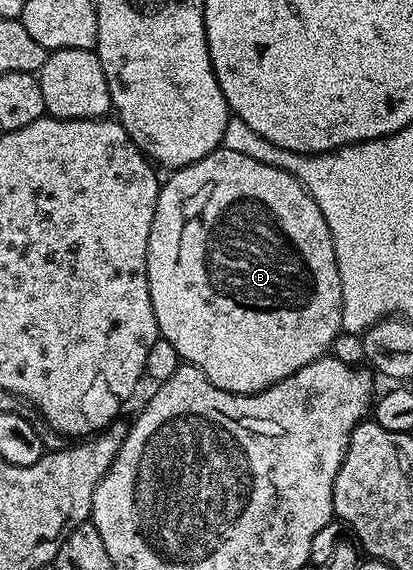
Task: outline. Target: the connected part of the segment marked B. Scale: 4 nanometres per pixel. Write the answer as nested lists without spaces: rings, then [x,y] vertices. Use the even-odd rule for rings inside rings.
[[[221,146],[212,154],[200,158],[194,164],[189,164],[183,168],[171,171],[167,176],[170,177],[168,177],[167,180],[165,177],[164,183],[158,189],[156,214],[152,218],[152,230],[148,234],[146,273],[148,274],[148,290],[152,298],[152,310],[156,314],[156,322],[158,323],[158,335],[161,339],[172,342],[179,361],[199,368],[203,374],[210,379],[212,386],[216,386],[220,390],[228,390],[232,394],[240,394],[241,396],[251,396],[257,392],[263,392],[268,386],[272,386],[292,374],[296,374],[296,370],[308,366],[308,362],[316,362],[321,356],[327,355],[327,353],[333,349],[330,347],[333,346],[334,339],[340,336],[342,332],[342,287],[340,286],[340,270],[336,266],[336,250],[332,246],[332,234],[328,230],[328,222],[324,222],[324,214],[320,214],[320,206],[316,206],[316,202],[308,194],[306,187],[303,186],[292,173],[286,171],[284,168],[277,168],[276,166],[265,164],[264,162],[256,162],[256,158],[248,158],[248,154],[236,154],[233,150],[228,150]]]

